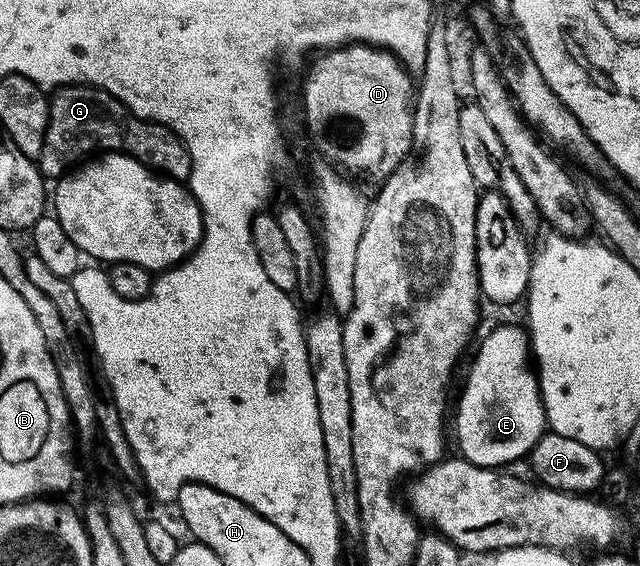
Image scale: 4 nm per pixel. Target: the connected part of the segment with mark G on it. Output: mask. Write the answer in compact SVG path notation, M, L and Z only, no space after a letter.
M60 85L56 89L49 100L50 120L47 123L45 143L37 161L43 178L49 178L51 182L58 181L77 162L75 160L83 150L89 152L102 145L105 150L123 151L176 181L185 182L190 179L191 155L188 154L186 144L170 128L130 115L115 96L95 85Z

